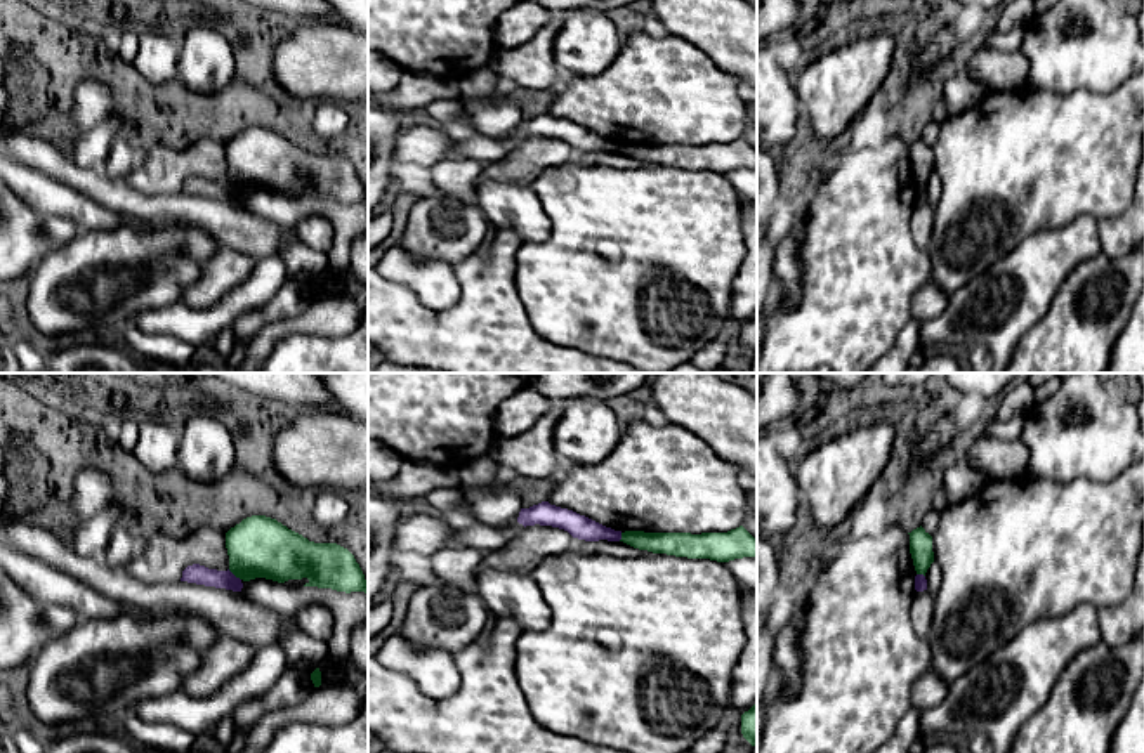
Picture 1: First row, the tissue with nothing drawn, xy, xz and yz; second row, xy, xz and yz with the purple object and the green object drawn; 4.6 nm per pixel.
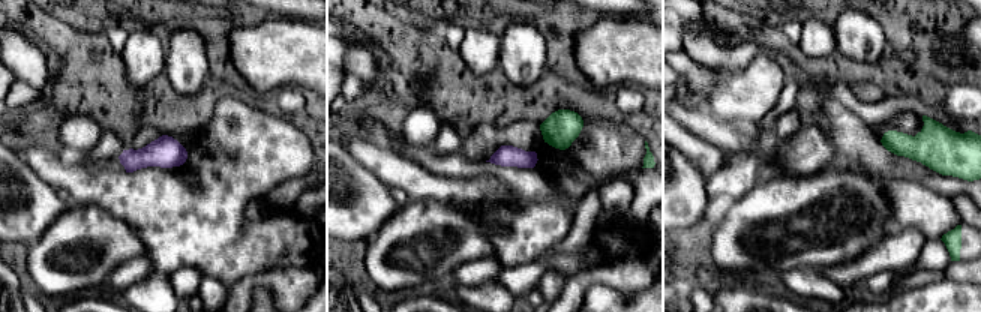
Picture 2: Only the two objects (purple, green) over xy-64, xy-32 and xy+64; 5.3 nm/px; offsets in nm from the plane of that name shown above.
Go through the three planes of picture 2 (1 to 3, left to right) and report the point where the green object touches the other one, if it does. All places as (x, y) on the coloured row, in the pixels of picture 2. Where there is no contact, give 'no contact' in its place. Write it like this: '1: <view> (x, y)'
1: no contact
2: no contact
3: no contact

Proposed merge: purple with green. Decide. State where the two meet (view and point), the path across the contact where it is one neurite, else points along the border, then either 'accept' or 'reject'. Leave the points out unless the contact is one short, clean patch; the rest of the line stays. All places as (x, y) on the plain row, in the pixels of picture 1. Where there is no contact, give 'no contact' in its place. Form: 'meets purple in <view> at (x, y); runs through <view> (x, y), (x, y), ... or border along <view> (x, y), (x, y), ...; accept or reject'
meets purple in xy at (233, 186); border along xy (228, 181), (240, 191); reject

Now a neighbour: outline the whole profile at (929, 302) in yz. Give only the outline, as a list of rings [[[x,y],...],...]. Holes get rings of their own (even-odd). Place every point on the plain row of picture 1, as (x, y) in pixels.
[[[929,279],[918,288],[913,298],[911,319],[920,323],[934,319],[944,312],[946,305],[948,297]]]

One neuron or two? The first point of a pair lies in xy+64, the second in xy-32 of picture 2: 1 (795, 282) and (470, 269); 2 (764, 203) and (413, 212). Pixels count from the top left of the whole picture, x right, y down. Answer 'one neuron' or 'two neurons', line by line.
1: two neurons
2: one neuron

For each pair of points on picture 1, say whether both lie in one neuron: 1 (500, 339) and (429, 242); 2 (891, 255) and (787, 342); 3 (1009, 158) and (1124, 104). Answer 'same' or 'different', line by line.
1: different
2: same
3: same

